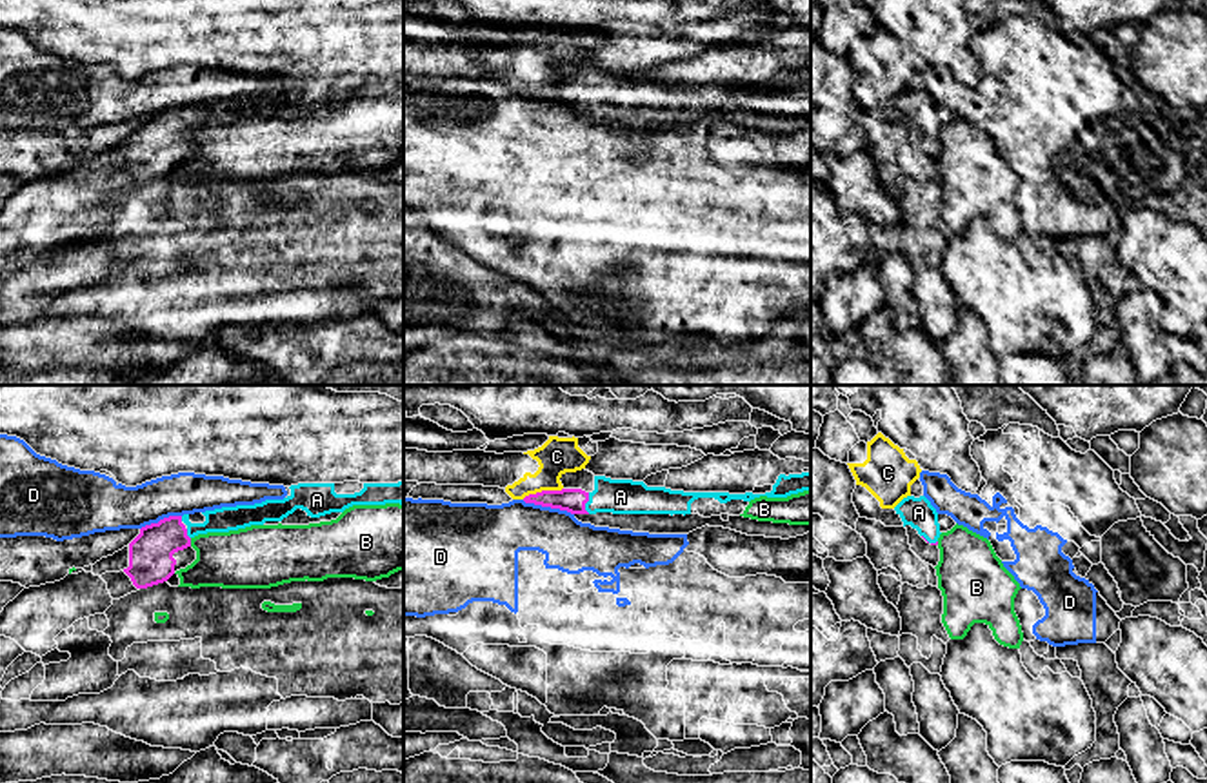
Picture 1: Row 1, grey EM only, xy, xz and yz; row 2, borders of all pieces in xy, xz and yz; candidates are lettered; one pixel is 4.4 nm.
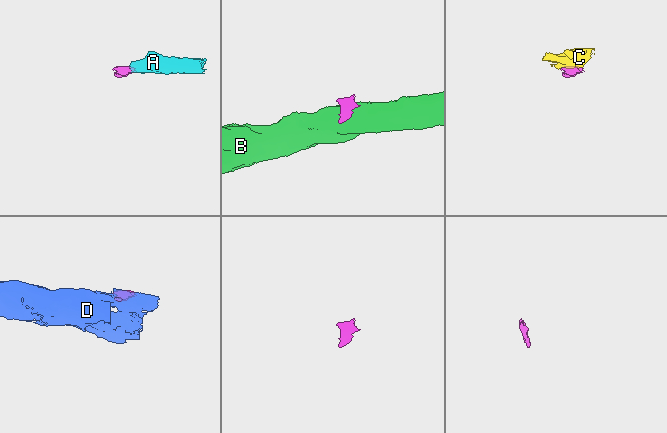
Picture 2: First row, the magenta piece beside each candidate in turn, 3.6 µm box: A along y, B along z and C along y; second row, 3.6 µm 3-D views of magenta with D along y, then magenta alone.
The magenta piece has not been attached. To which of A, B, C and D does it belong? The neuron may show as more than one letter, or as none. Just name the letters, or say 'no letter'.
A

